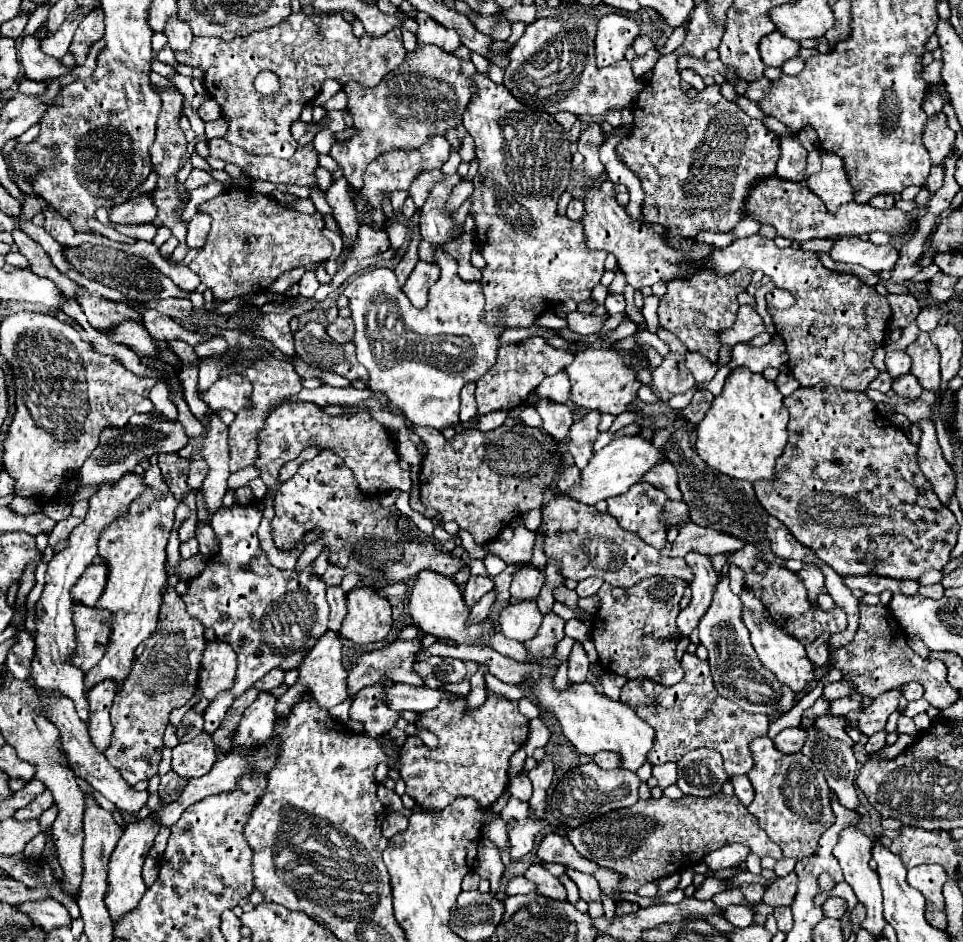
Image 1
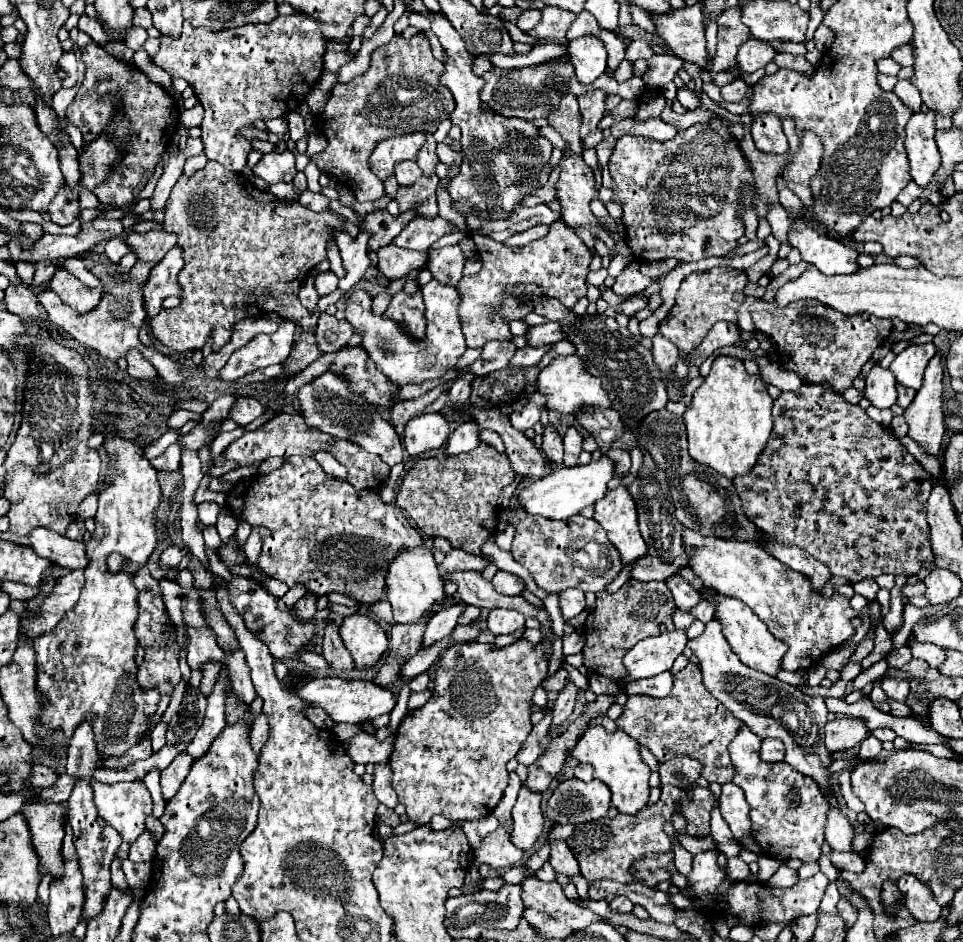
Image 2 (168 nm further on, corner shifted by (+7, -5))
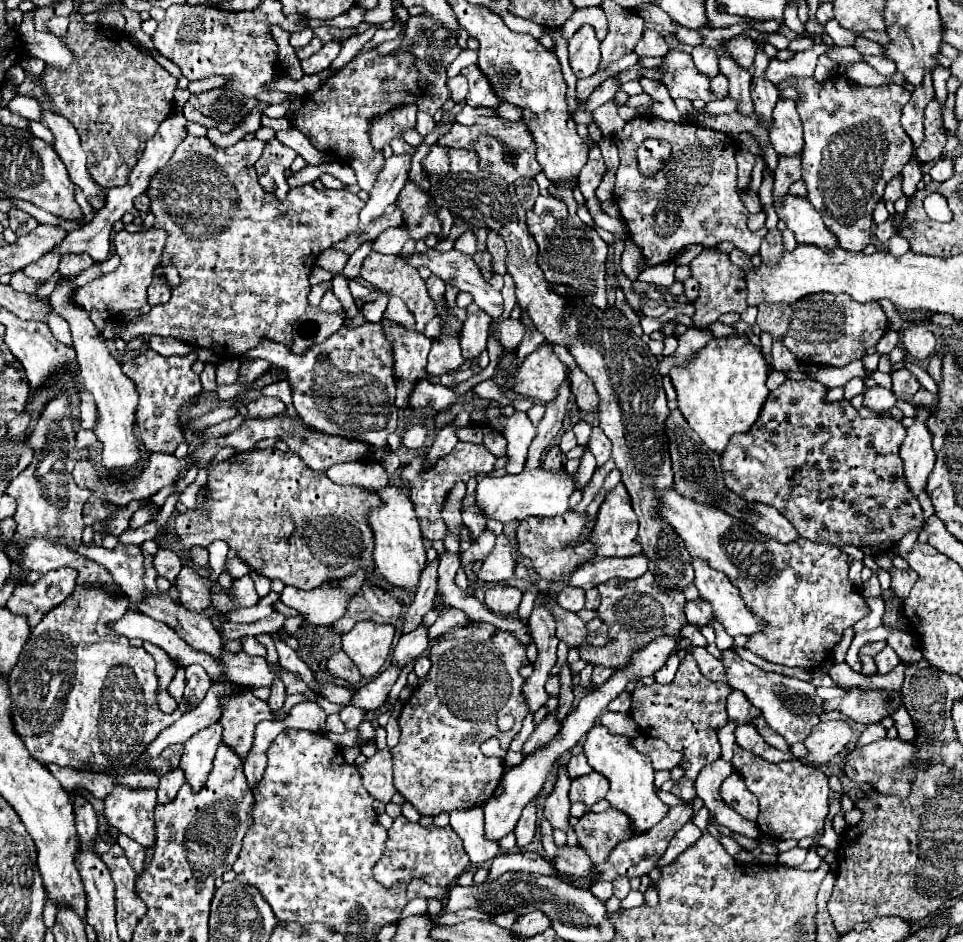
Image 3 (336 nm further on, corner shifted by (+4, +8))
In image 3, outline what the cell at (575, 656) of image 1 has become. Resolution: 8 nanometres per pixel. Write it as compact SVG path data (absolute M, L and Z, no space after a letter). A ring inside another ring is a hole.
M556 711L550 713L546 719L542 719L542 723L534 729L534 733L528 737L528 741L522 747L522 755L532 755L534 751L538 751L540 747L548 745L548 741L558 733L558 721L556 721Z

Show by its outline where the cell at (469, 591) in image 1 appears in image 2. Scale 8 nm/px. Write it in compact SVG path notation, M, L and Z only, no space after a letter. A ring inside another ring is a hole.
M457 602L457 604L451 604L449 608L439 610L427 624L427 630L423 634L423 646L431 646L433 642L449 636L457 626L457 618L465 608L467 608L465 602Z

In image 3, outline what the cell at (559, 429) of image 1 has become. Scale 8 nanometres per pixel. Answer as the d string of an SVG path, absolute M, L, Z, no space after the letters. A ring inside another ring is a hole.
M552 447L548 453L546 453L546 459L544 459L544 469L550 469L550 471L560 471L562 467L562 453L558 447Z

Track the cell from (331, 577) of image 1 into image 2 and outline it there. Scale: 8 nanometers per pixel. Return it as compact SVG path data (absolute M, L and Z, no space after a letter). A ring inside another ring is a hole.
M307 592L303 598L301 598L296 604L296 613L297 618L301 622L307 622L307 620L313 619L316 614L316 605L318 601L318 596Z

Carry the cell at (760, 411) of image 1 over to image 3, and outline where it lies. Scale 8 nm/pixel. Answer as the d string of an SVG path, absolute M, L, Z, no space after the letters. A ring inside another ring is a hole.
M728 335L712 339L700 353L696 353L686 367L670 371L676 389L678 409L698 437L716 453L722 453L734 433L746 433L758 419L760 409L768 397L768 365L766 359L746 335Z

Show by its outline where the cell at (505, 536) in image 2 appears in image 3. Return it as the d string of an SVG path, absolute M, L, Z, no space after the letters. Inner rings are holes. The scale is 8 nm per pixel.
M506 535L496 537L492 553L482 561L482 567L476 571L476 577L486 583L504 583L514 577L514 551Z

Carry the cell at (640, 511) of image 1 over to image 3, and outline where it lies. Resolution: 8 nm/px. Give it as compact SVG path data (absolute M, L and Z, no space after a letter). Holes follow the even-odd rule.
M618 483L618 487L608 493L596 517L592 533L592 543L596 543L596 555L632 557L642 553L636 535L638 535L636 513L632 511L626 487Z

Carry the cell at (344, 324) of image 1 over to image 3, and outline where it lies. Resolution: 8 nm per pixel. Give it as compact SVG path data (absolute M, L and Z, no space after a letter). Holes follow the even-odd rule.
M326 291L324 297L322 297L322 303L320 303L320 309L326 311L326 313L340 313L342 305L340 305L340 301L336 299L336 295L332 291Z

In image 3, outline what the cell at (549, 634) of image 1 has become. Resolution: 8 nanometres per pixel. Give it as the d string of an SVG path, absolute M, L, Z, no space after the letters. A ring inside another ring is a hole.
M470 623L466 627L450 629L430 643L430 661L430 673L424 677L422 685L414 689L402 709L398 719L402 731L400 743L390 751L394 763L394 787L422 817L434 817L442 811L450 813L454 809L470 809L490 799L500 785L504 761L482 755L480 745L490 737L498 737L502 749L508 749L514 735L522 729L524 717L528 715L522 695L524 679L518 673L520 667L528 665L526 649L520 647L516 637L508 631L500 631L488 623ZM500 715L514 717L514 727L506 733L500 733L496 727L496 719Z

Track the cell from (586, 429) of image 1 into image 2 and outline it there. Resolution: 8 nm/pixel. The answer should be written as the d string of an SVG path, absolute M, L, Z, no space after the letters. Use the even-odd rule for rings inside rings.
M569 428L567 434L563 436L563 444L565 444L565 458L563 458L563 464L565 466L577 466L577 460L579 460L579 454L581 454L581 446L583 446L583 434L581 430L577 428Z

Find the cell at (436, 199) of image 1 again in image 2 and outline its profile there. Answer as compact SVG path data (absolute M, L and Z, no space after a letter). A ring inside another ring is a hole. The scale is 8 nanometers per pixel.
M429 136L425 146L419 150L417 164L419 164L419 168L423 170L425 176L435 176L435 166L439 164L439 156L437 156L435 148L437 148L437 142L431 140L431 136Z

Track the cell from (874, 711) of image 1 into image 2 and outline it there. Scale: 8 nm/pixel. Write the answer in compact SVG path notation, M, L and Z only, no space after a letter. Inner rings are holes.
M837 718L833 722L827 722L825 726L825 746L829 748L829 752L851 750L867 736L869 728L863 718Z

